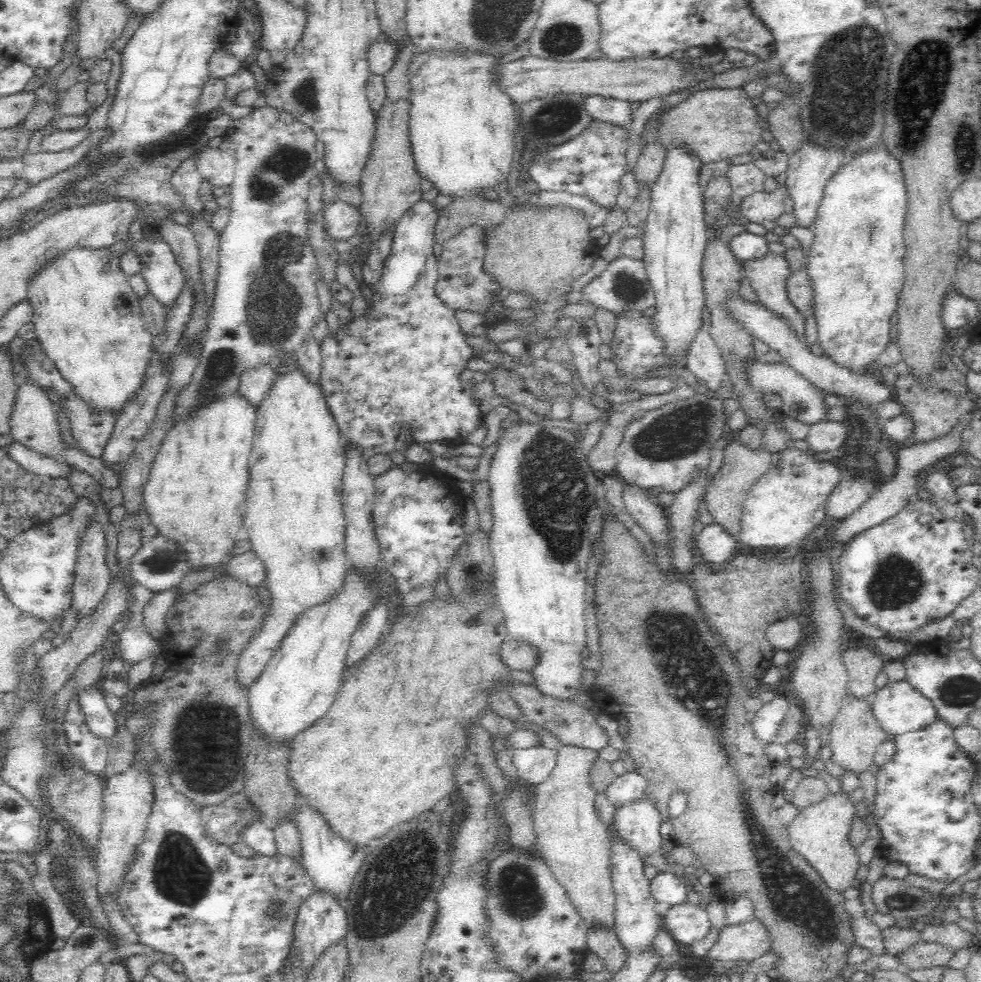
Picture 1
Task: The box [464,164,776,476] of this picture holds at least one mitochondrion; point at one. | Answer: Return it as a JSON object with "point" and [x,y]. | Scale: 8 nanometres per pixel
{"point":[674,435]}

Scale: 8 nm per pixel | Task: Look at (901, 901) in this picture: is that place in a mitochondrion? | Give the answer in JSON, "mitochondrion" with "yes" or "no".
{"mitochondrion":"yes"}

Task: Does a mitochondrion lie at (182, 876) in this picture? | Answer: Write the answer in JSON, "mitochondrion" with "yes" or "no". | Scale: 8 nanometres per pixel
{"mitochondrion":"yes"}

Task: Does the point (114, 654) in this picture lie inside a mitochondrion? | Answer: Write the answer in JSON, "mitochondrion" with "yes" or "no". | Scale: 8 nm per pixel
{"mitochondrion":"no"}

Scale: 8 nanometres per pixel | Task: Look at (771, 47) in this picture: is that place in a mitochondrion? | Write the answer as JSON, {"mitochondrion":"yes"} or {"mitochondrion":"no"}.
{"mitochondrion":"no"}

